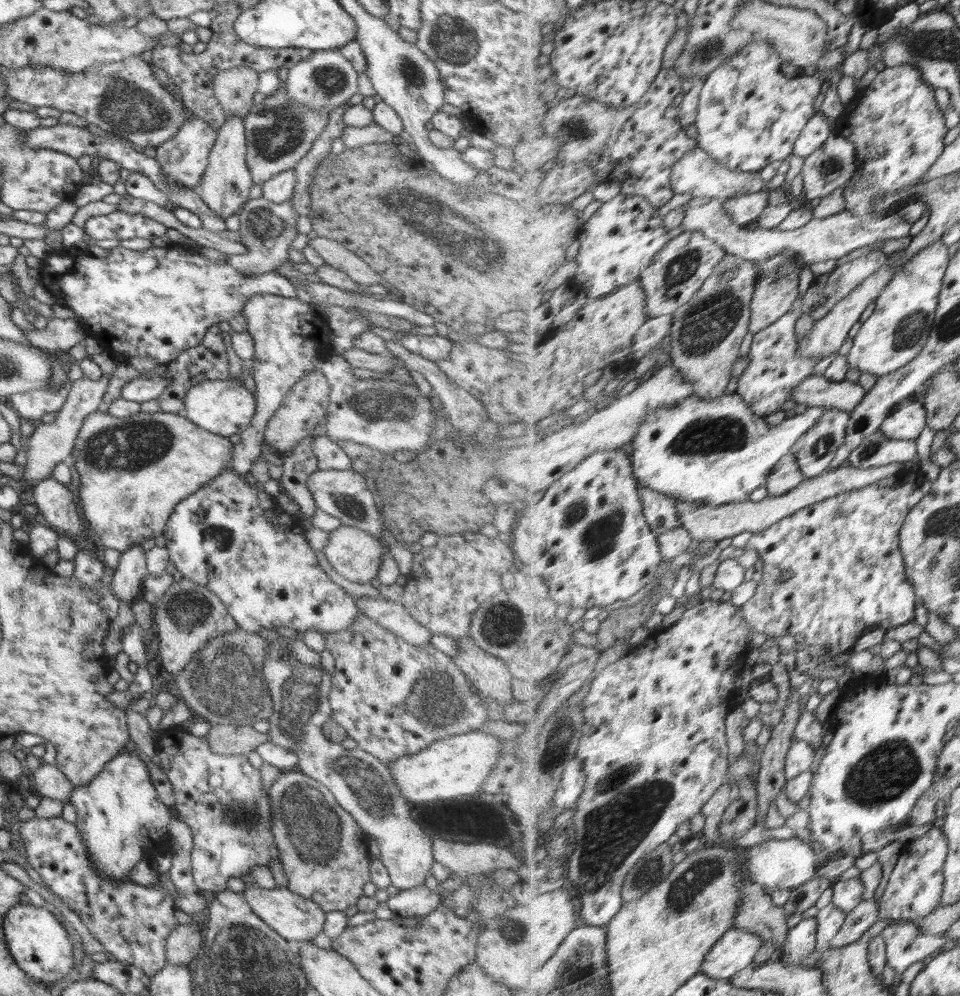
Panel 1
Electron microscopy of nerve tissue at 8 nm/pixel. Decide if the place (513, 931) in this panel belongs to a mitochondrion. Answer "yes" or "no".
yes

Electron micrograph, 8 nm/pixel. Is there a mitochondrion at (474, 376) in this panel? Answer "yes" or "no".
no

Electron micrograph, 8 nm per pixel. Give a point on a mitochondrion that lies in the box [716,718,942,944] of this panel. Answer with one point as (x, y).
(885, 772)

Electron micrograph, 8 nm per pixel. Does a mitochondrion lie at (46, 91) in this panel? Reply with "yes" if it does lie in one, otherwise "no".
no

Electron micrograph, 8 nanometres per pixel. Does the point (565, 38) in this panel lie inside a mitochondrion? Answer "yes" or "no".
no

